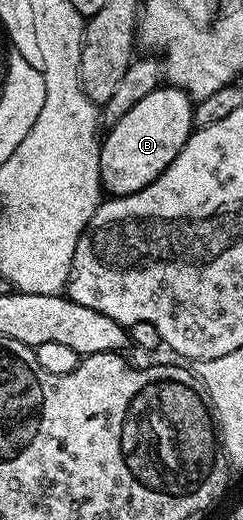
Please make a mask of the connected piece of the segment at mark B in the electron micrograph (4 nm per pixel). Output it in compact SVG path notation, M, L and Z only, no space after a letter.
M160 85L149 97L141 97L117 125L113 125L102 136L99 145L99 182L103 185L103 190L108 196L132 195L145 185L149 185L167 166L181 153L185 141L191 136L193 124L191 122L191 112L193 110L193 100L179 87L170 85Z

